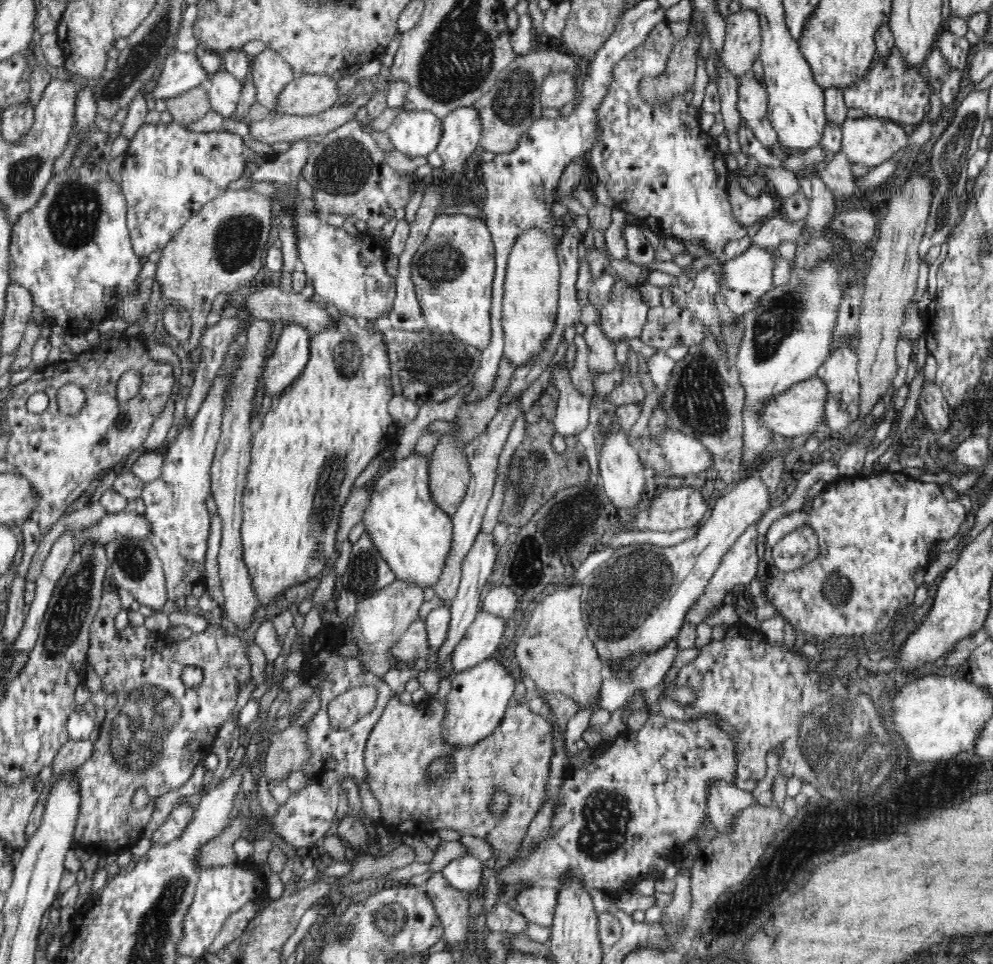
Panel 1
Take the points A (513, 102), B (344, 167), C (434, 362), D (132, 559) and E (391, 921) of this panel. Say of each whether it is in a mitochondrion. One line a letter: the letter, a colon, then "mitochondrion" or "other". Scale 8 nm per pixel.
A: mitochondrion
B: mitochondrion
C: mitochondrion
D: mitochondrion
E: mitochondrion

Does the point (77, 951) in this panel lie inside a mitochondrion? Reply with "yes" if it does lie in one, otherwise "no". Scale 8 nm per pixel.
no

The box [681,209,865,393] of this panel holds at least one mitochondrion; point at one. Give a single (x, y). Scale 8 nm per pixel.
(774, 324)

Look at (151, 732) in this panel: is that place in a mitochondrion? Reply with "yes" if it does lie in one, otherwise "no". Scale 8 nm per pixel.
yes

